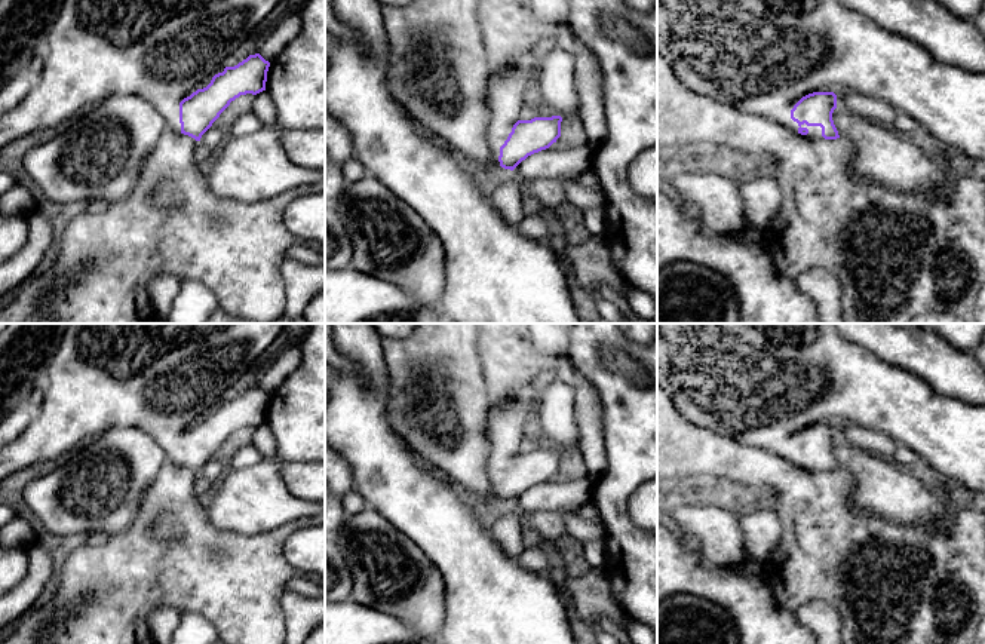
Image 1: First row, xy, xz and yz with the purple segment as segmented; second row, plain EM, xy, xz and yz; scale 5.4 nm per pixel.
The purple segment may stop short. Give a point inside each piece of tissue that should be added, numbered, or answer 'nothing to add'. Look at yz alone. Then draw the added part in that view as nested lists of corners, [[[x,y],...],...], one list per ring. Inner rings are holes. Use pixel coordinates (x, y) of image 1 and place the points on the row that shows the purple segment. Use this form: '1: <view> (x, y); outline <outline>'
1: yz (761, 57); outline [[[657,0],[657,52],[671,64],[679,82],[690,91],[730,104],[739,111],[748,111],[771,119],[795,132],[798,123],[791,119],[791,110],[806,95],[834,92],[837,96],[856,92],[887,102],[895,111],[912,117],[921,134],[961,151],[976,163],[985,163],[985,73],[969,73],[955,65],[936,61],[923,46],[881,28],[857,10],[846,7],[840,0]]]

